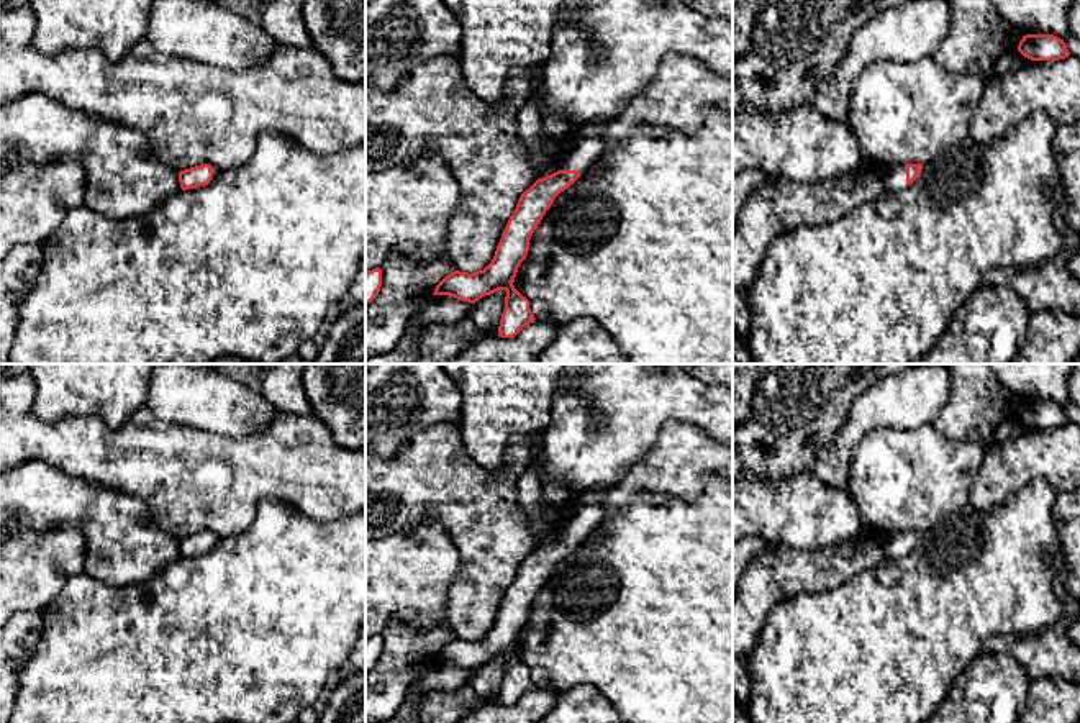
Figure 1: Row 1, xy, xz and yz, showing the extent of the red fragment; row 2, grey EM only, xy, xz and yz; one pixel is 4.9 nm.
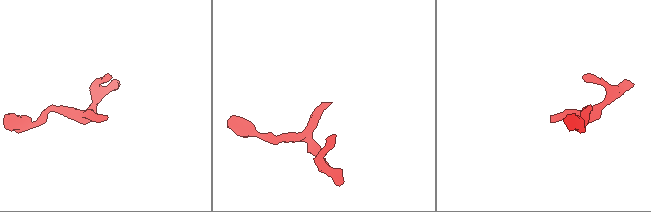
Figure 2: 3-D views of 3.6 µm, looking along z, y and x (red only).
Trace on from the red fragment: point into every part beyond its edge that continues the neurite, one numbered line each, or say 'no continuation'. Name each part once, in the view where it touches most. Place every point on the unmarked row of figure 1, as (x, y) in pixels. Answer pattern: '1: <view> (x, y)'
1: xz (587, 513)

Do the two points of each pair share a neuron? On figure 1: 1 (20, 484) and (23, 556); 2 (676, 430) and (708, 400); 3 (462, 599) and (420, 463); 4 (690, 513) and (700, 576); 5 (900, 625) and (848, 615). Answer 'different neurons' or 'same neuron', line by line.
1: different neurons
2: different neurons
3: same neuron
4: same neuron
5: same neuron

